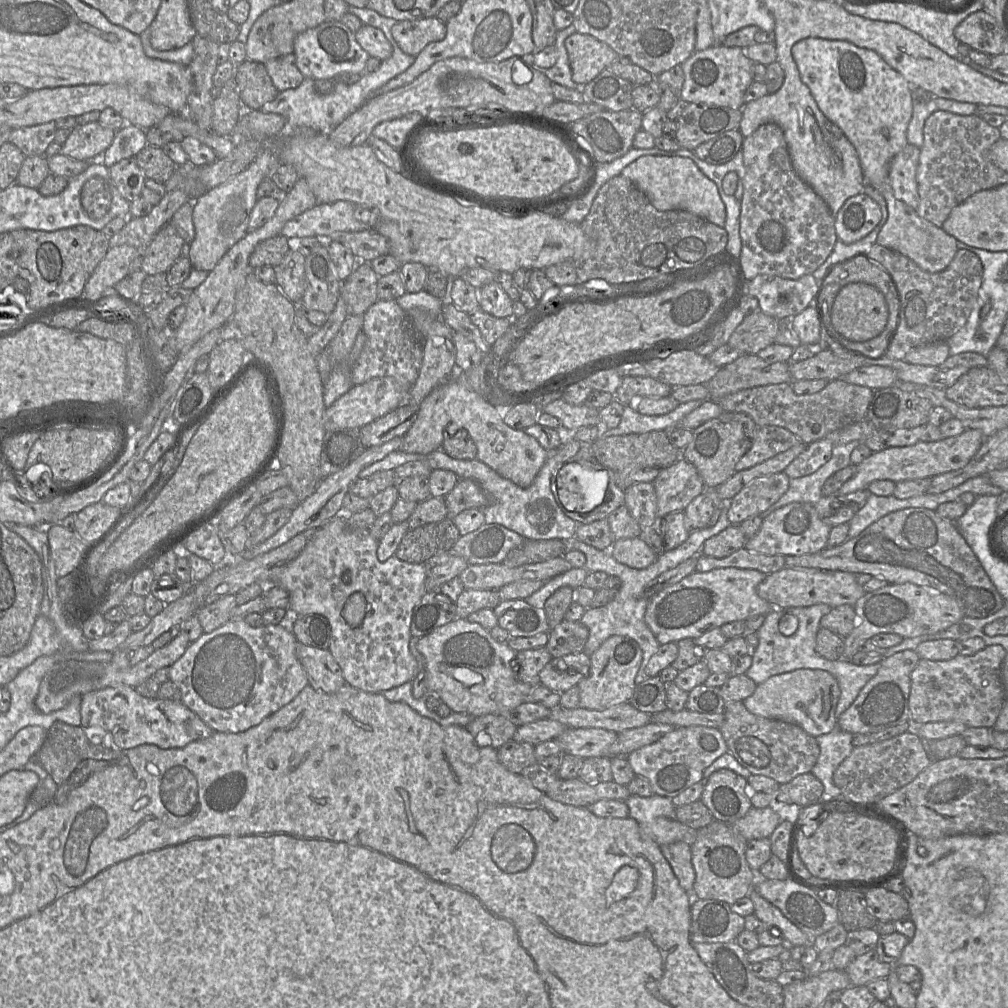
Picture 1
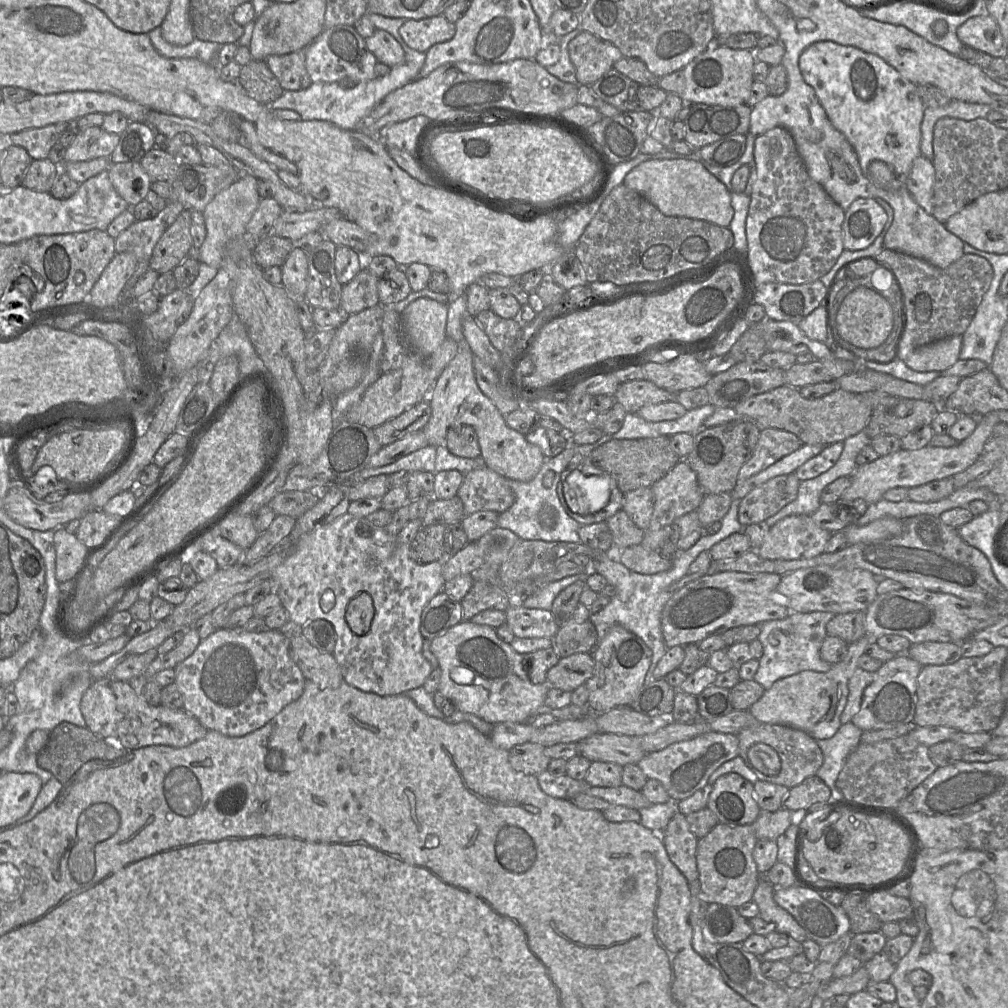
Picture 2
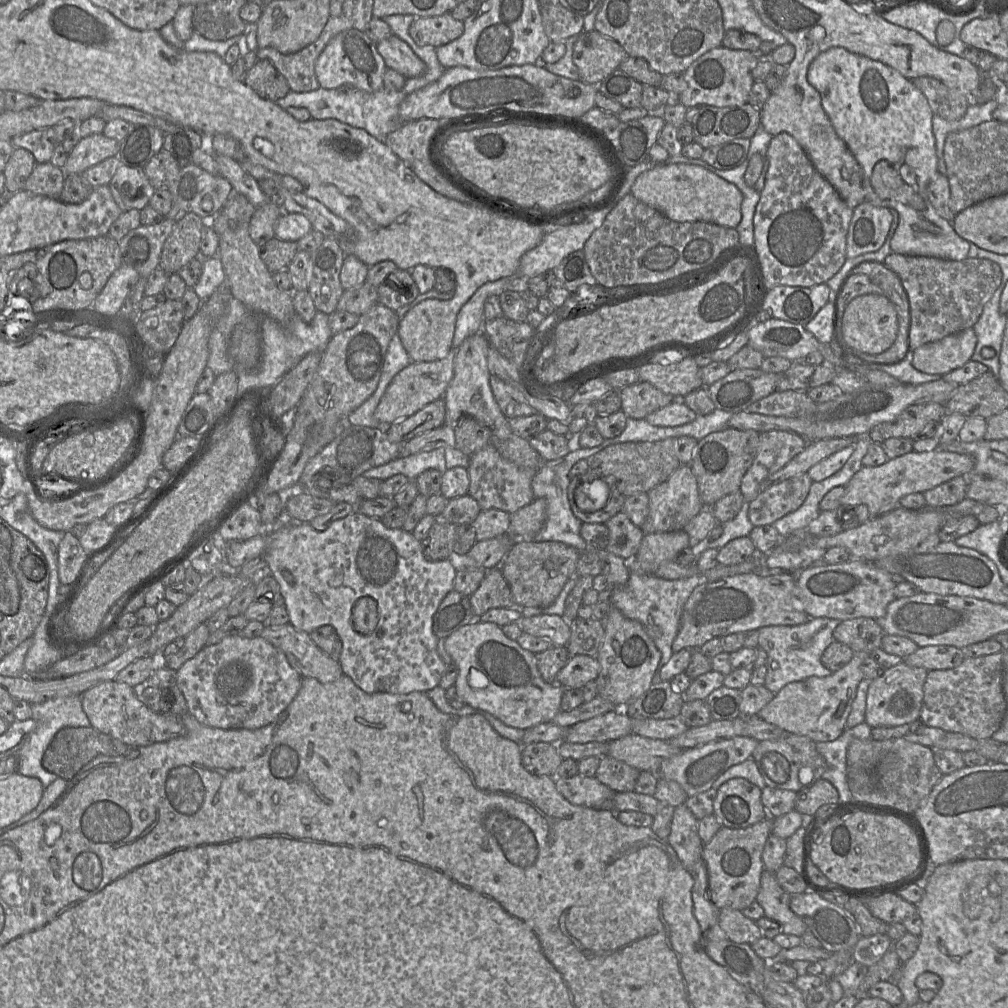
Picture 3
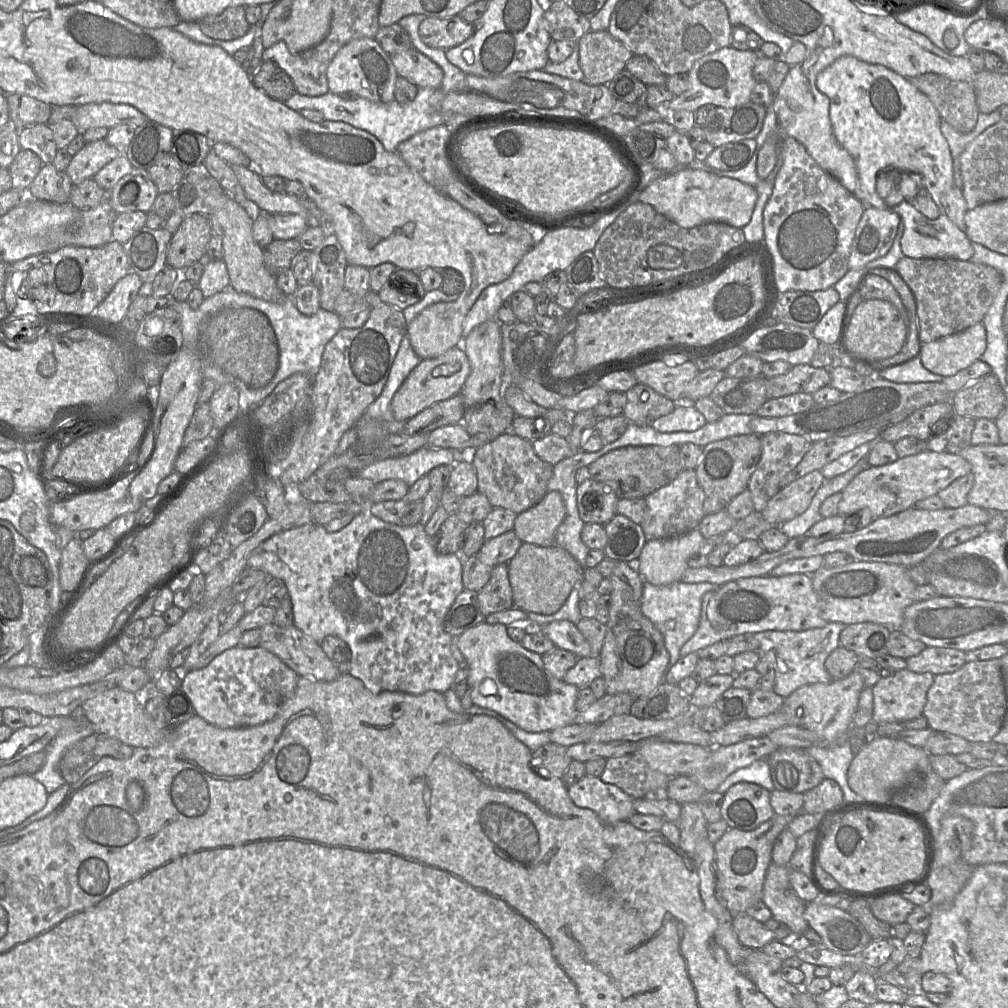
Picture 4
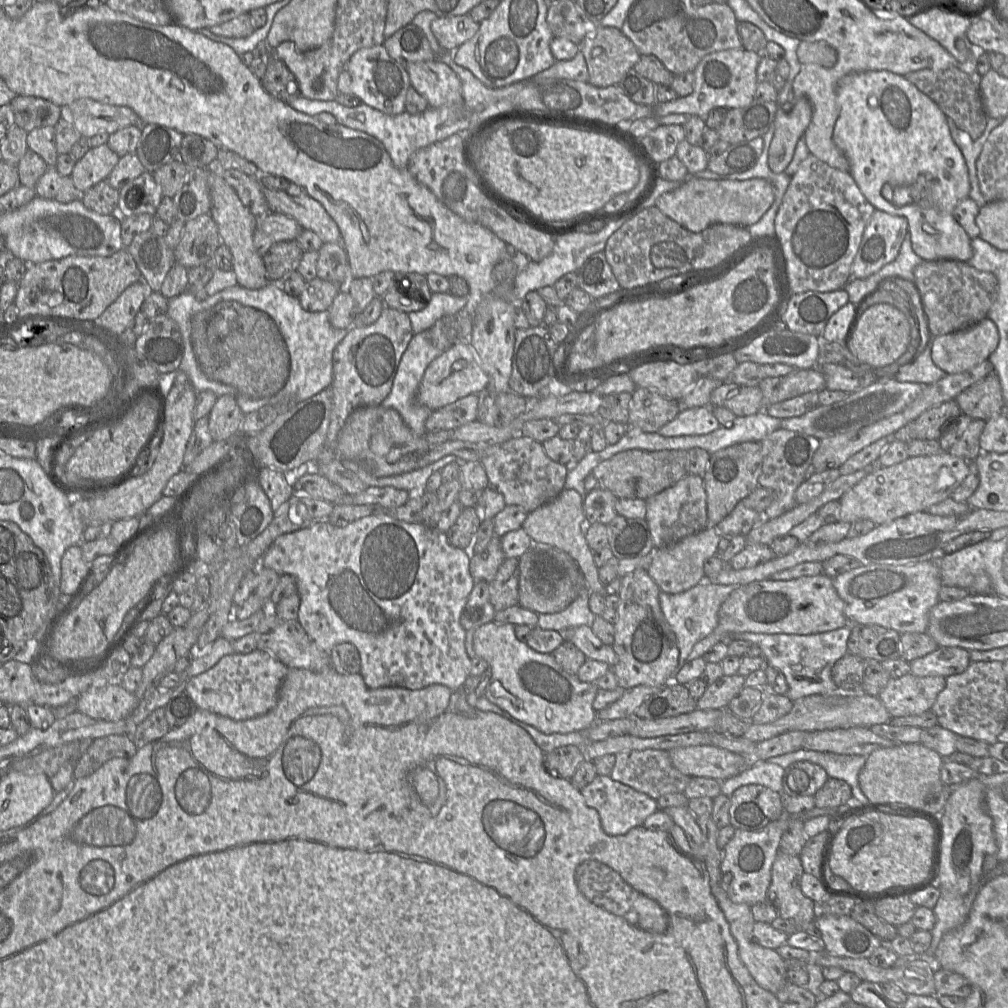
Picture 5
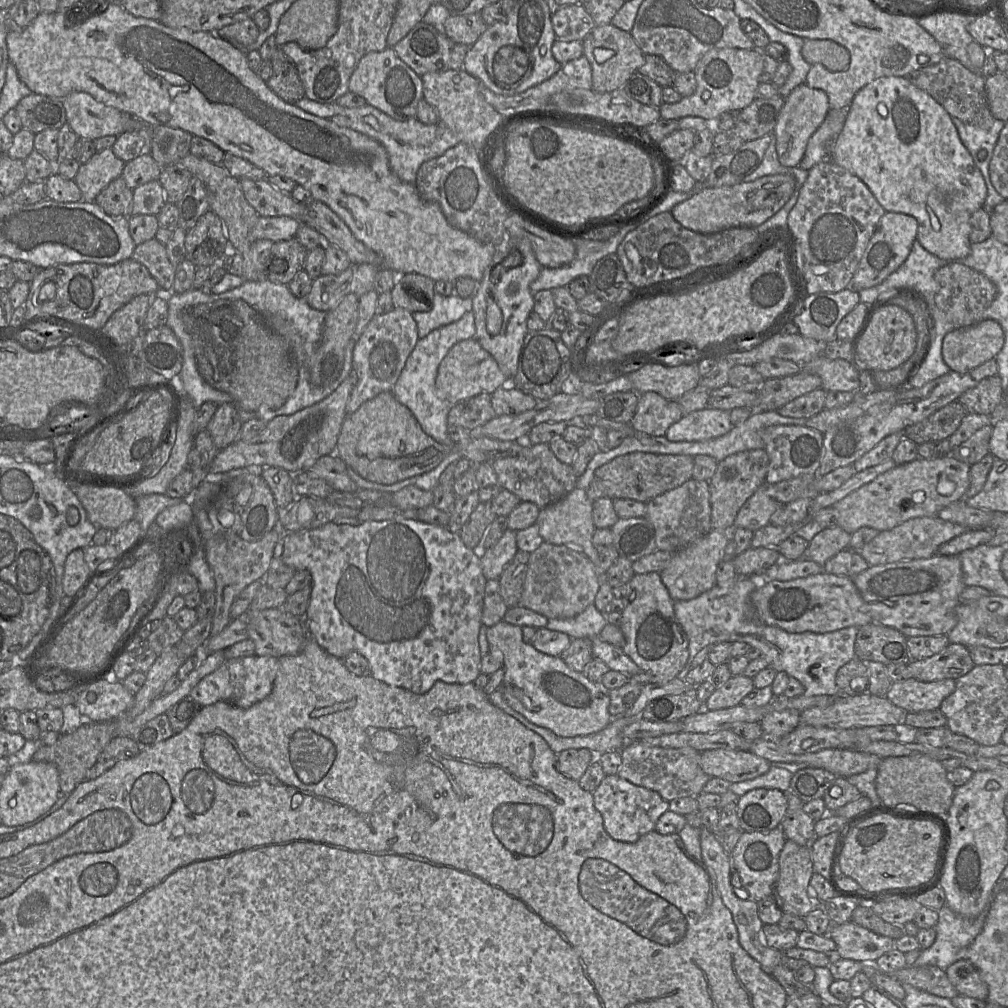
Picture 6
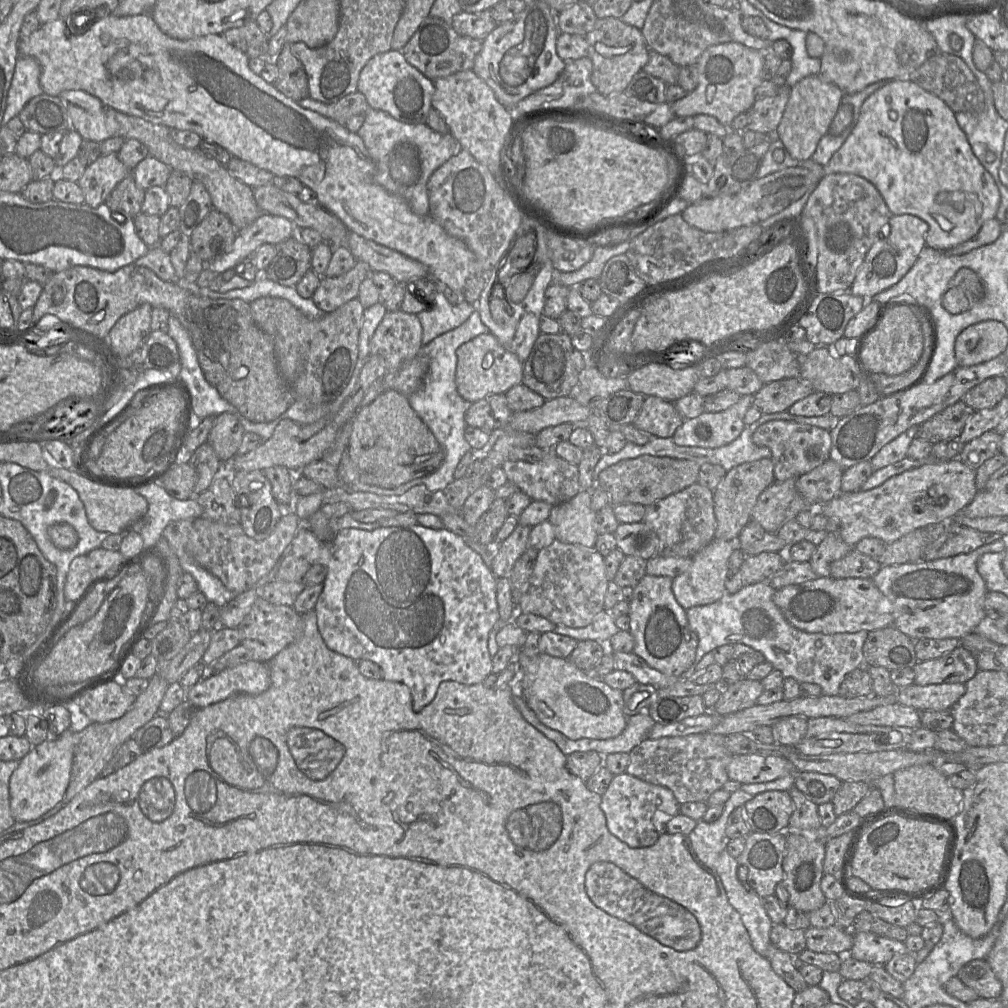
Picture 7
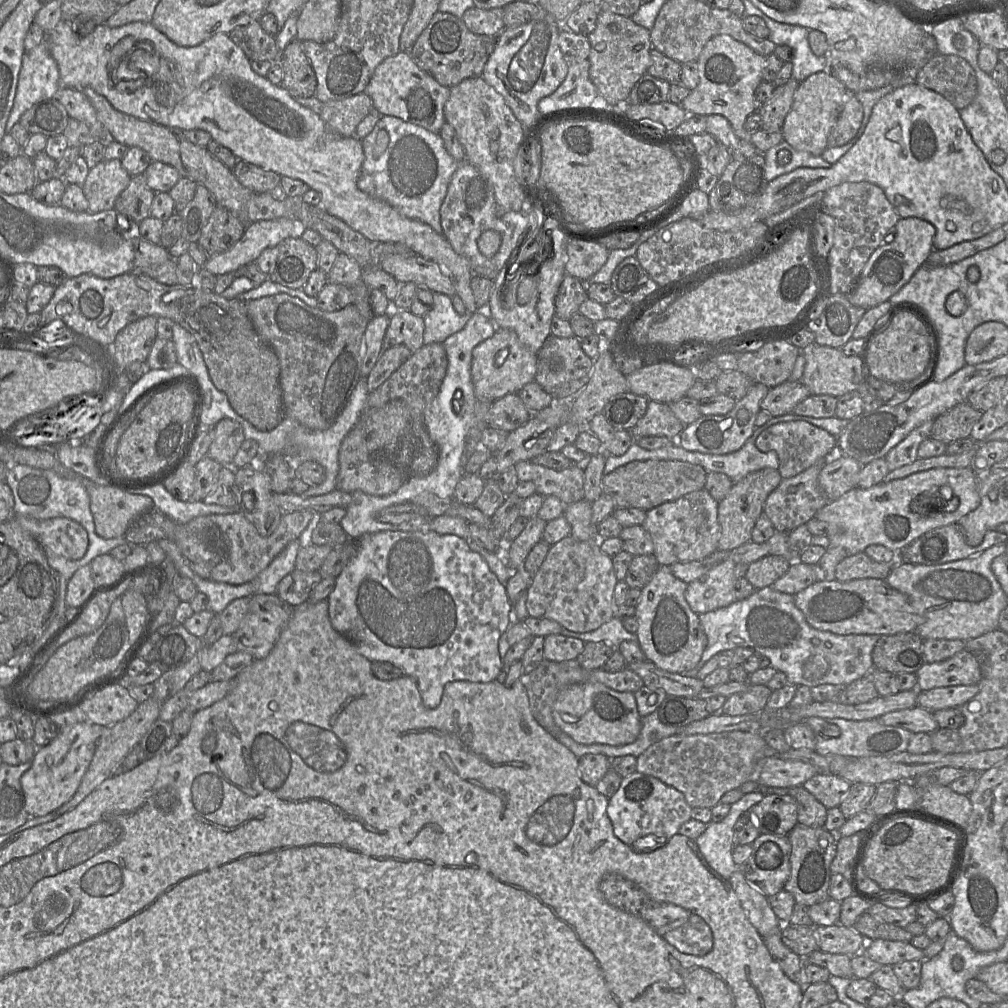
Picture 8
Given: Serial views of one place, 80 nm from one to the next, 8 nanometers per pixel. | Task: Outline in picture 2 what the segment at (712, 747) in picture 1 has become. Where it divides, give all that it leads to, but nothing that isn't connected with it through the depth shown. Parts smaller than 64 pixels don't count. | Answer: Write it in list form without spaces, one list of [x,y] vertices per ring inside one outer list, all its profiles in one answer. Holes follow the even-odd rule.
[[[710,731],[691,740],[677,742],[662,750],[648,753],[637,766],[648,779],[660,782],[671,802],[676,803],[706,786],[709,777],[719,766],[738,756],[738,745],[735,734]]]

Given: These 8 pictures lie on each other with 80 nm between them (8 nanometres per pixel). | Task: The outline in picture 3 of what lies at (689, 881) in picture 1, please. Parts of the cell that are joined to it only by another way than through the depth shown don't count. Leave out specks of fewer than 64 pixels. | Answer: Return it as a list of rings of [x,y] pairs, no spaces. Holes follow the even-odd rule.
[[[684,804],[675,808],[667,838],[682,864],[691,870],[702,859],[704,843],[698,834],[698,819]]]

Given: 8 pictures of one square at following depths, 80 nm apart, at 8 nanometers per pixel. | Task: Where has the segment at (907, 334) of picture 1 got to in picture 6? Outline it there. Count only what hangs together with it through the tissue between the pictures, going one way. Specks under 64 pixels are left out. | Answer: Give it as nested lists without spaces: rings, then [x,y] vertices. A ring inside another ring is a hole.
[[[958,261],[949,262],[939,268],[934,274],[934,279],[937,285],[935,305],[946,313],[954,329],[981,322],[981,315],[997,295],[997,287],[990,279]]]

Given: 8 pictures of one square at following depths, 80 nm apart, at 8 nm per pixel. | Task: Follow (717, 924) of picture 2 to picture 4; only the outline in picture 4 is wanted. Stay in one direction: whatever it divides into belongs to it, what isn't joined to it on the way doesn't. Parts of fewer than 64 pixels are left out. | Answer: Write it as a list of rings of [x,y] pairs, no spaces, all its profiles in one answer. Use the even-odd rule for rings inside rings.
[[[745,913],[734,914],[732,926],[739,942],[748,948],[761,950],[765,945],[775,940],[772,931]]]

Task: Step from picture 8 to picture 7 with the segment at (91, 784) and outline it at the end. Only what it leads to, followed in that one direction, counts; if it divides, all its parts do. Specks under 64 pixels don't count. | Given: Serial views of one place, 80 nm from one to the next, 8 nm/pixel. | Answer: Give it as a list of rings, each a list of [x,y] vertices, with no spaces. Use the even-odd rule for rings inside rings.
[[[155,674],[149,679],[147,689],[136,697],[132,707],[117,720],[108,723],[91,723],[83,730],[74,732],[74,758],[70,782],[62,799],[66,806],[79,792],[100,777],[104,767],[113,757],[115,751],[147,722],[159,714],[160,705],[168,688],[168,682]]]

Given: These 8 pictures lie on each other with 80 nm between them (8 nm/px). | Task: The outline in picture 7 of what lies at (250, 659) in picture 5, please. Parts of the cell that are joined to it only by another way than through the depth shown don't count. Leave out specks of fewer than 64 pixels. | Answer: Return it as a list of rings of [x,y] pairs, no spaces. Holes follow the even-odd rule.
[[[250,660],[200,679],[194,686],[186,689],[186,699],[197,708],[204,708],[238,693],[259,695],[270,684],[267,663]]]

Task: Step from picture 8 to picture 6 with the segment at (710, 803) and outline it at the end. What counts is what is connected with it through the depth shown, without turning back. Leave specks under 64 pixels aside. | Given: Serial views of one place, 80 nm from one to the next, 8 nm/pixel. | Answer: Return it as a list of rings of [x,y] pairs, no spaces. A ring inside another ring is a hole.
[[[639,741],[630,742],[621,750],[622,762],[616,773],[634,785],[657,792],[663,799],[697,798],[711,778],[700,765],[701,752],[690,747],[663,748],[646,746]]]

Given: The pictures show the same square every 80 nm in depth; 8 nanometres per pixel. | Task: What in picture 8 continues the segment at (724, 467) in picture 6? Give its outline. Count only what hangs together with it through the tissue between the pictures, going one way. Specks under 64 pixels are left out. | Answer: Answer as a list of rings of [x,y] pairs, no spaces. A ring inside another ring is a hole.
[[[764,468],[746,475],[737,482],[733,482],[728,495],[718,502],[720,524],[718,549],[720,551],[730,552],[751,541],[752,530],[763,514],[766,499],[781,481],[782,477],[777,469]]]

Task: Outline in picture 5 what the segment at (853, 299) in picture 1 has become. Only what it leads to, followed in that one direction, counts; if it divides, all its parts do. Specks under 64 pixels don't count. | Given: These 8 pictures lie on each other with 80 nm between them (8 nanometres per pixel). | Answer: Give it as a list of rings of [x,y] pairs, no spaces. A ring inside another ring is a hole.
[[[876,303],[861,313],[850,349],[863,363],[882,369],[905,353],[910,340],[911,326],[905,314],[891,304]]]

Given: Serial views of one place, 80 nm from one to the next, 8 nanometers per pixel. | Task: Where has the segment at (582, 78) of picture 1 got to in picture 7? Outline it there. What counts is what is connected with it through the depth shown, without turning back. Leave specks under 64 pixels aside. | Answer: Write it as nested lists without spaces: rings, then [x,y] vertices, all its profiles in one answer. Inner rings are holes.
[[[620,18],[597,19],[594,28],[585,35],[588,57],[592,62],[591,81],[602,95],[624,92],[633,76],[642,71],[649,57],[649,48],[641,29],[624,23]]]

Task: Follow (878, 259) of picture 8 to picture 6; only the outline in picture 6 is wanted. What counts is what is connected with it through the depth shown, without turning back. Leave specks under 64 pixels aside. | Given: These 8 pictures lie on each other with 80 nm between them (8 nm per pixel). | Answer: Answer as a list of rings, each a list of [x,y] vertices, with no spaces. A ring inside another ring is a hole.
[[[886,212],[880,219],[846,289],[860,291],[876,286],[896,271],[909,256],[917,239],[918,221],[910,215]]]

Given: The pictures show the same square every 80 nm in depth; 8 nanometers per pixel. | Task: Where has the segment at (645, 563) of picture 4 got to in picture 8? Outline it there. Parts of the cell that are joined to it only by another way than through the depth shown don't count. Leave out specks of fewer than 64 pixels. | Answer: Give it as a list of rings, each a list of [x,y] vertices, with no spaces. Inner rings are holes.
[[[725,560],[701,579],[688,584],[685,598],[695,613],[711,612],[736,601],[735,565],[734,561]]]

